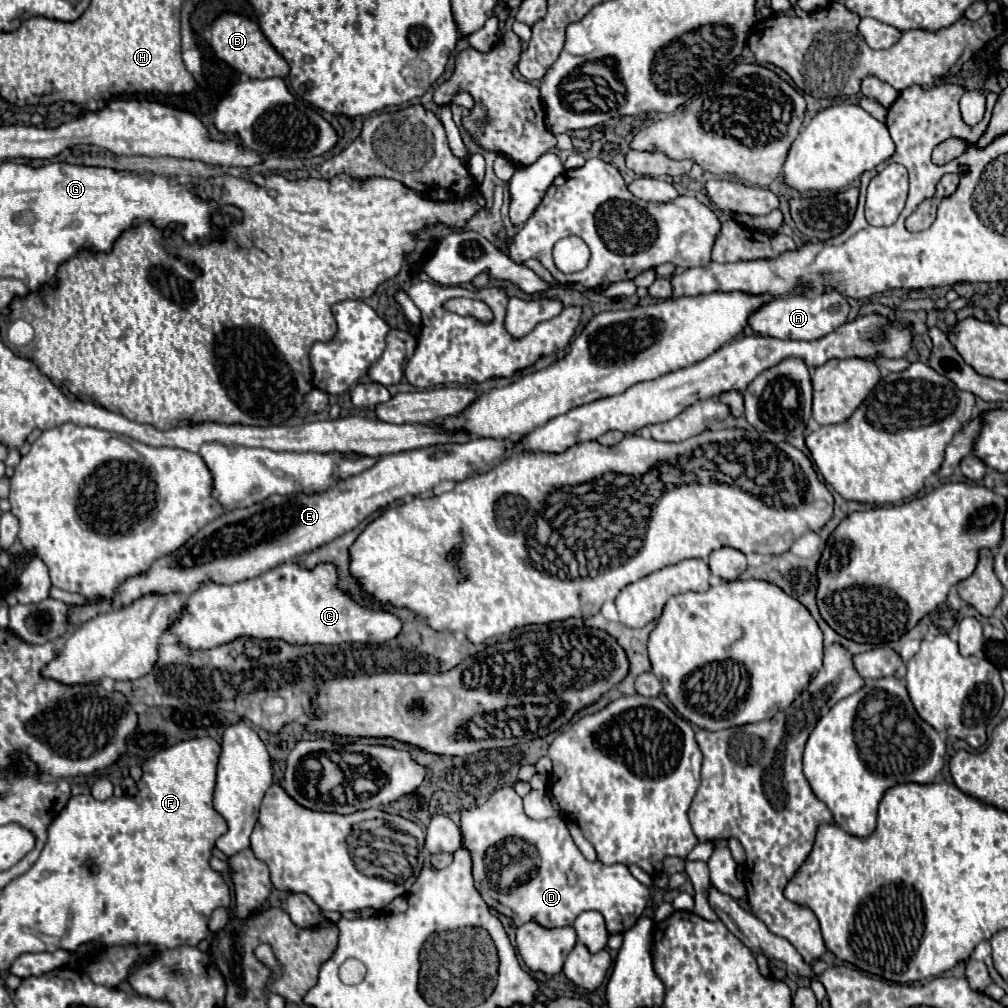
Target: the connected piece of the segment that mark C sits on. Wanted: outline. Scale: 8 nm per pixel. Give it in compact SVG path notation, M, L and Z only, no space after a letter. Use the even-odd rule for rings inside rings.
M286 562L232 586L214 582L200 586L188 596L188 606L170 632L178 634L182 644L200 650L226 644L238 636L258 640L276 638L290 644L384 642L396 638L402 632L402 624L384 608L370 610L338 592L336 568L332 564L306 570L296 562Z

